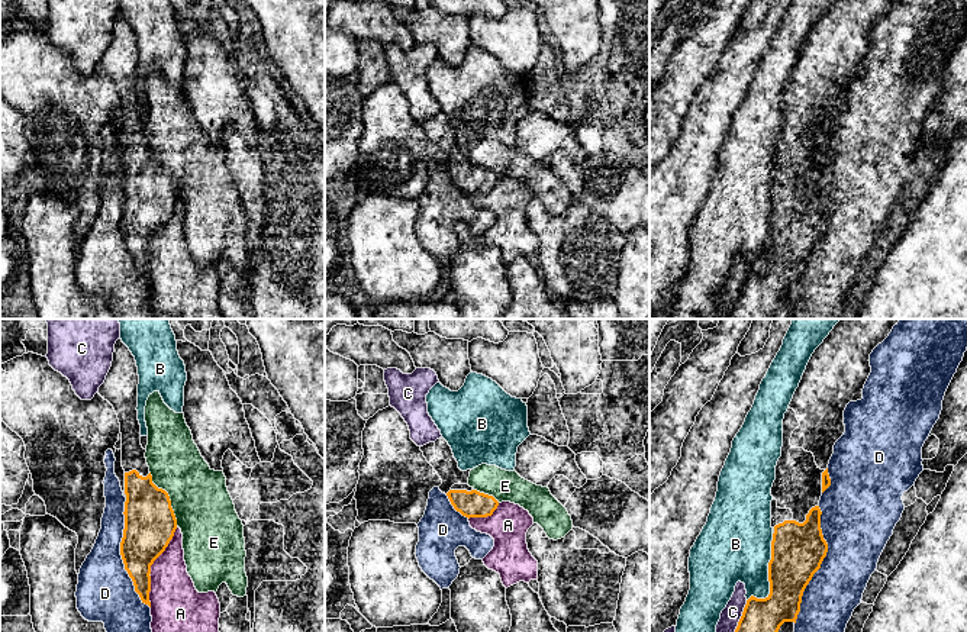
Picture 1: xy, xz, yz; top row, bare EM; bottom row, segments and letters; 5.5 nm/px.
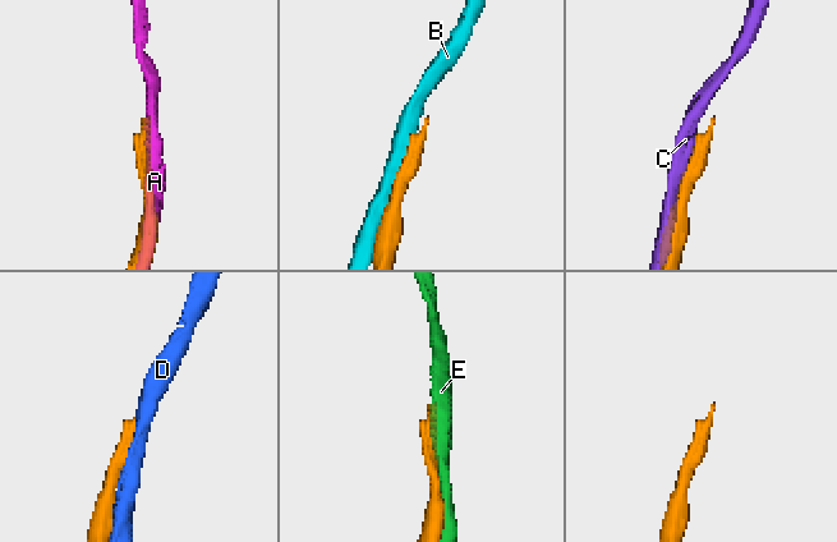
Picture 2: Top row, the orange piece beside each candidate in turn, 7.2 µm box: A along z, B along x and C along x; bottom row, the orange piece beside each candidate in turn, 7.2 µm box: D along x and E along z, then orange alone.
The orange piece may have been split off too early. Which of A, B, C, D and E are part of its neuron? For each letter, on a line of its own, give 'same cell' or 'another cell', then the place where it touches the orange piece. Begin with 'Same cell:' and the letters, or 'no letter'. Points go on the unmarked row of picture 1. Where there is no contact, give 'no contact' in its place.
Same cell: no letter
A: another cell; contact xy (150, 242)
B: another cell; contact yz (769, 250)
C: another cell; contact yz (738, 297)
D: another cell; contact yz (821, 238)
E: another cell; contact xy (168, 173)

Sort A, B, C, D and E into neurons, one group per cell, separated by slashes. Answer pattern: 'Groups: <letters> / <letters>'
Groups: A / B / C / D / E

